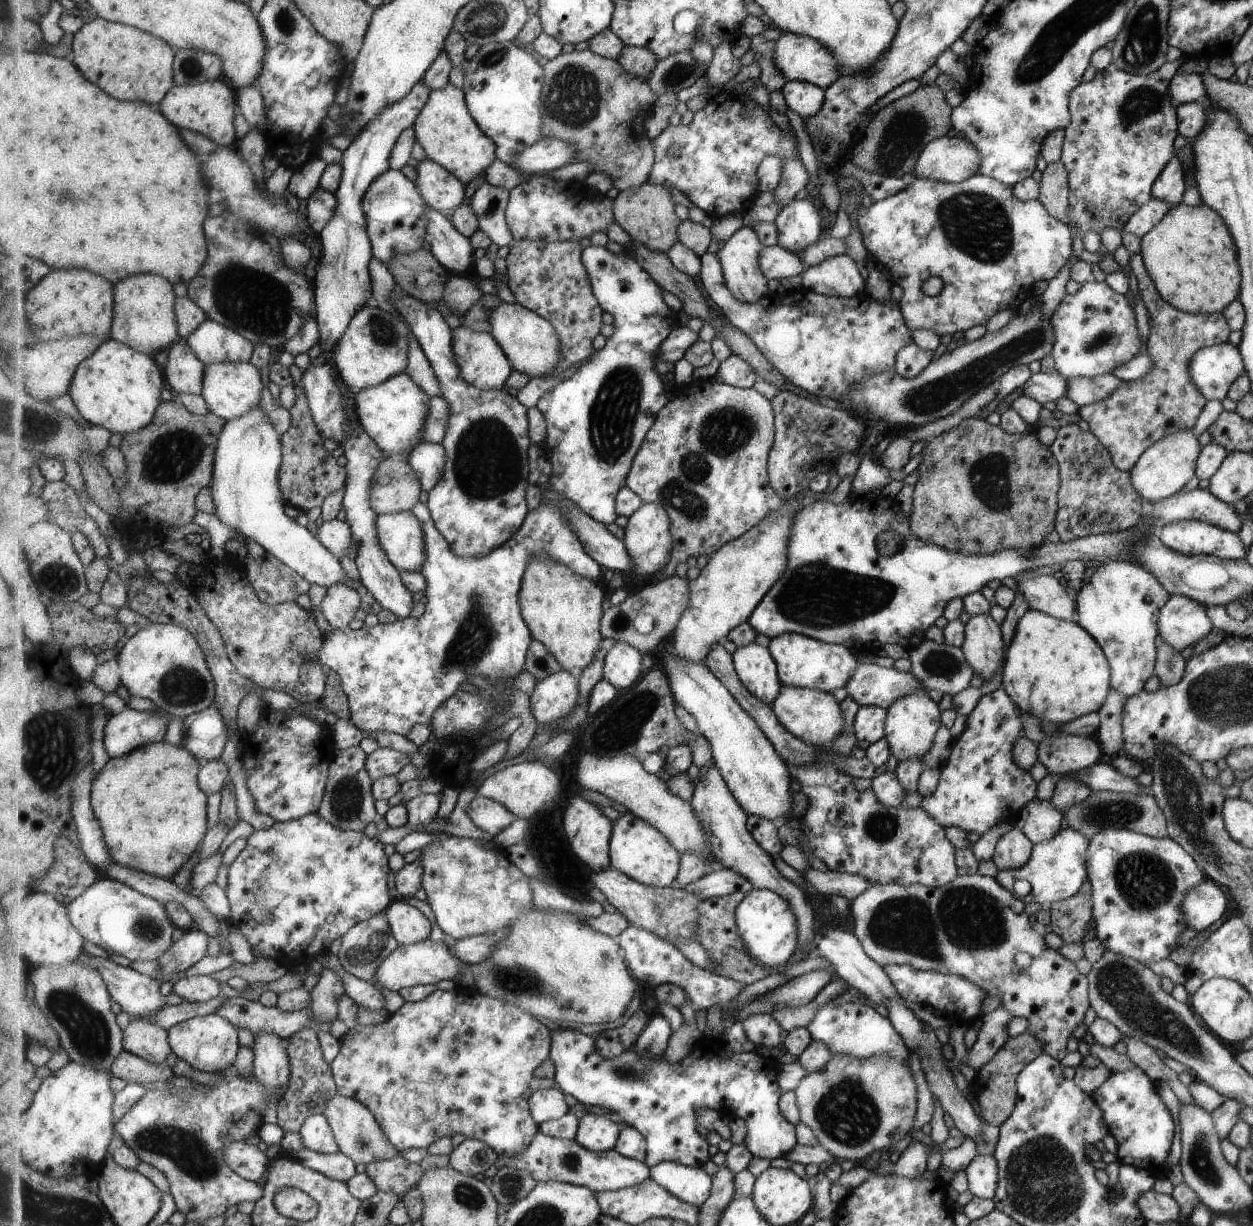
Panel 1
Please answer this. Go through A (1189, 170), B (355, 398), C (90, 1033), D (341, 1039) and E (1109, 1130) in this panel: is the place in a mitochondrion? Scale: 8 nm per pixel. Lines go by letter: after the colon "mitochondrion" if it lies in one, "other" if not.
A: other
B: other
C: mitochondrion
D: other
E: other

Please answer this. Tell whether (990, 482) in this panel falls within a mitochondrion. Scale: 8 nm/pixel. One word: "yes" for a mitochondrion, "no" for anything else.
yes

